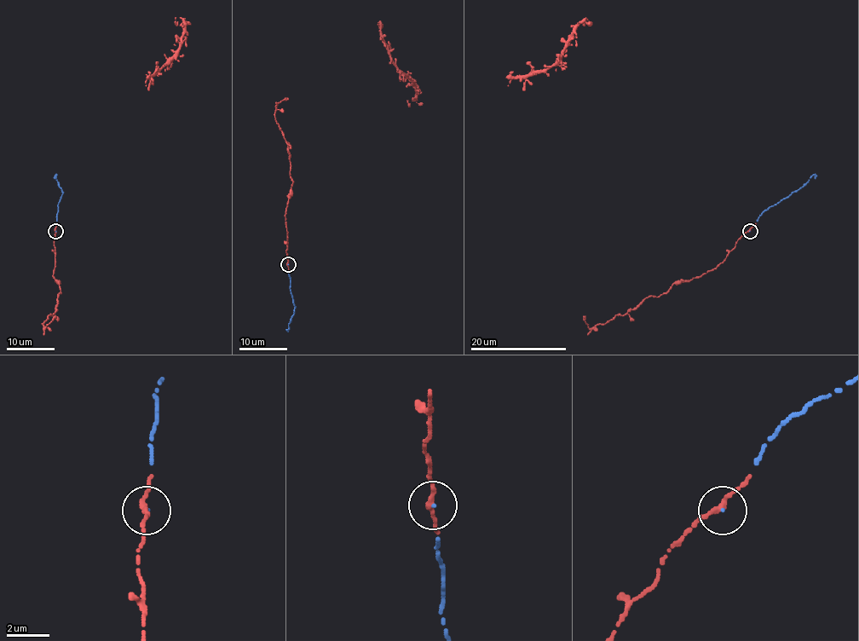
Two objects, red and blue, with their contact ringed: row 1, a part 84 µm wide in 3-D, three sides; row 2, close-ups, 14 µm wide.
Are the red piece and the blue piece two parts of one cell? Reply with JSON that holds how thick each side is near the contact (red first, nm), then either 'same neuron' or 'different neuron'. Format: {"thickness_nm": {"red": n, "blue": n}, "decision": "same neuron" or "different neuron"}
{"thickness_nm": {"red": 240, "blue": 70}, "decision": "same neuron"}

